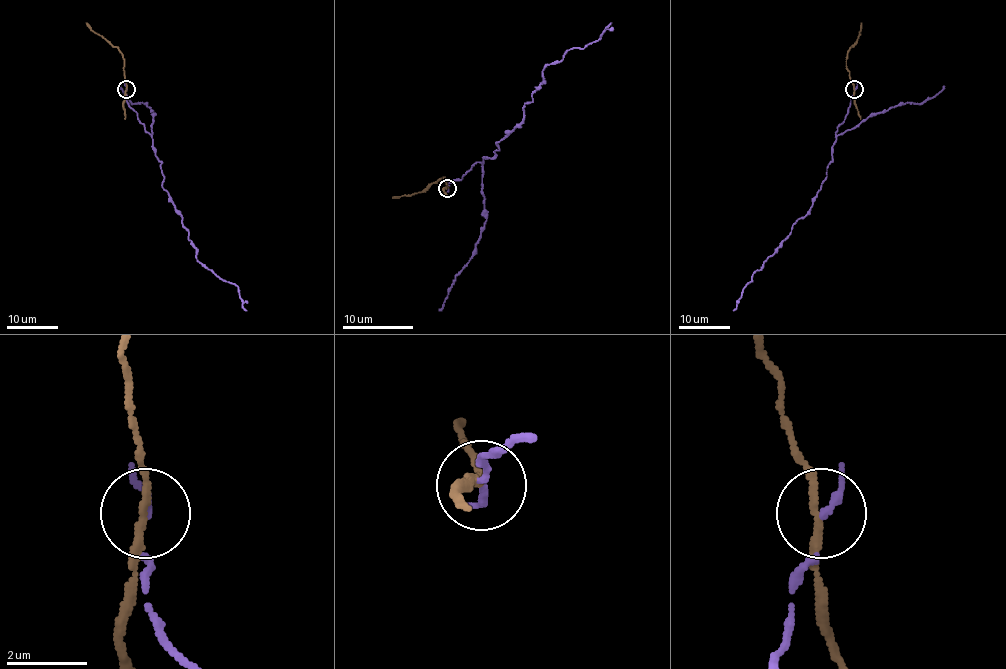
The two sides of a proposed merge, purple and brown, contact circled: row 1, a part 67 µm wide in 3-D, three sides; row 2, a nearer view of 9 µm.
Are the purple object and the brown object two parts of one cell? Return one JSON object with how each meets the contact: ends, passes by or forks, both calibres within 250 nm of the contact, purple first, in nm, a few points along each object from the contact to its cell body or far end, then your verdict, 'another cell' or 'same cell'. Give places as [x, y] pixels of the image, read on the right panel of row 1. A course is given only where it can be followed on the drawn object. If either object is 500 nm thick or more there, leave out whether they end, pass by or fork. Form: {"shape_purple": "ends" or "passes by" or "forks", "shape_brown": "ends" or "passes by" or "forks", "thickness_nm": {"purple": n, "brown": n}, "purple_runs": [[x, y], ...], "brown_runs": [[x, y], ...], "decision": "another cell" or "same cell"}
{"shape_purple": "passes by", "shape_brown": "passes by", "thickness_nm": {"purple": 120, "brown": 180}, "purple_runs": [[855, 89], [846, 118], [835, 131], [833, 160], [811, 210], [794, 224], [781, 245], [753, 275], [733, 311]], "brown_runs": [[853, 89], [846, 65], [847, 54], [857, 41], [861, 23]], "decision": "another cell"}

